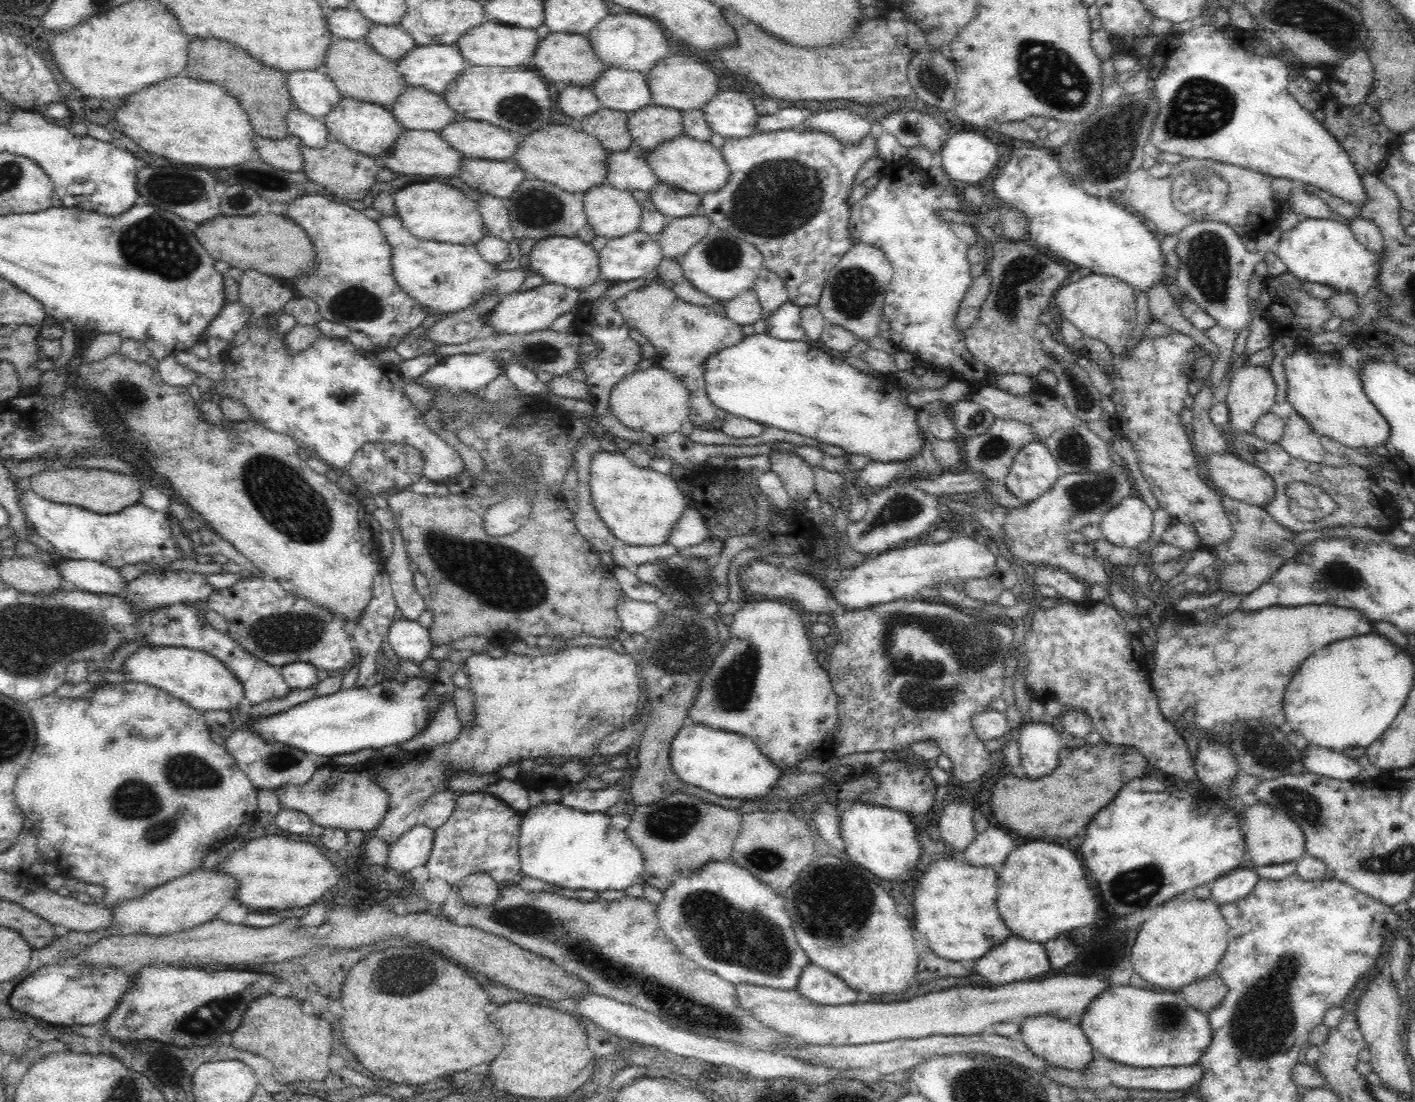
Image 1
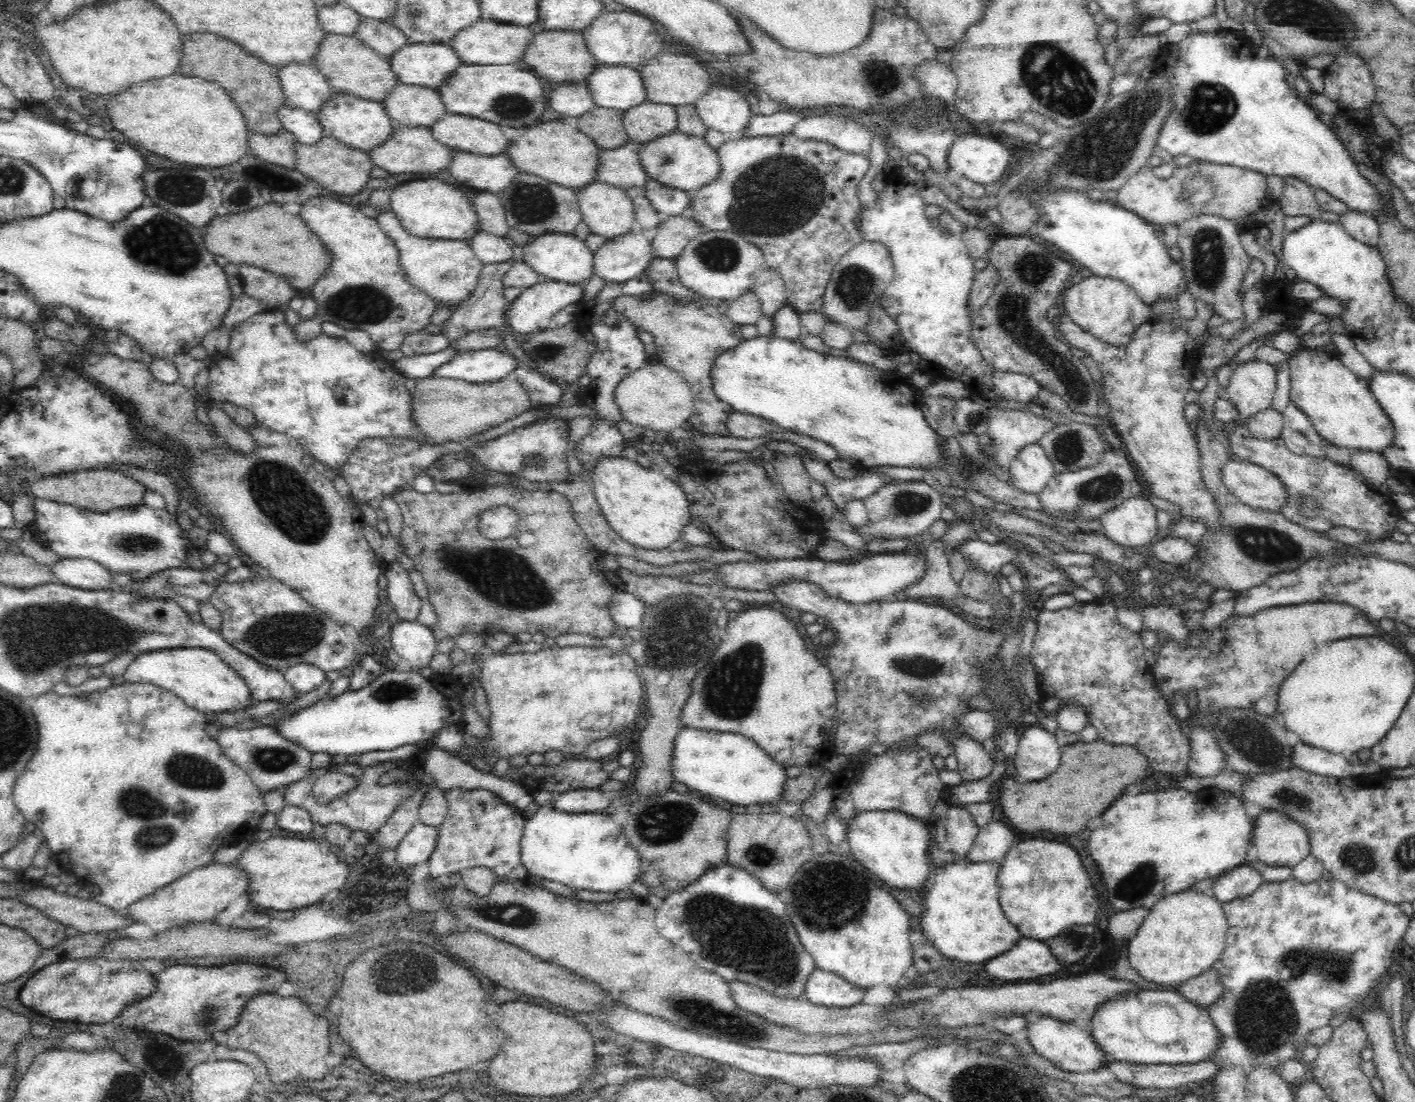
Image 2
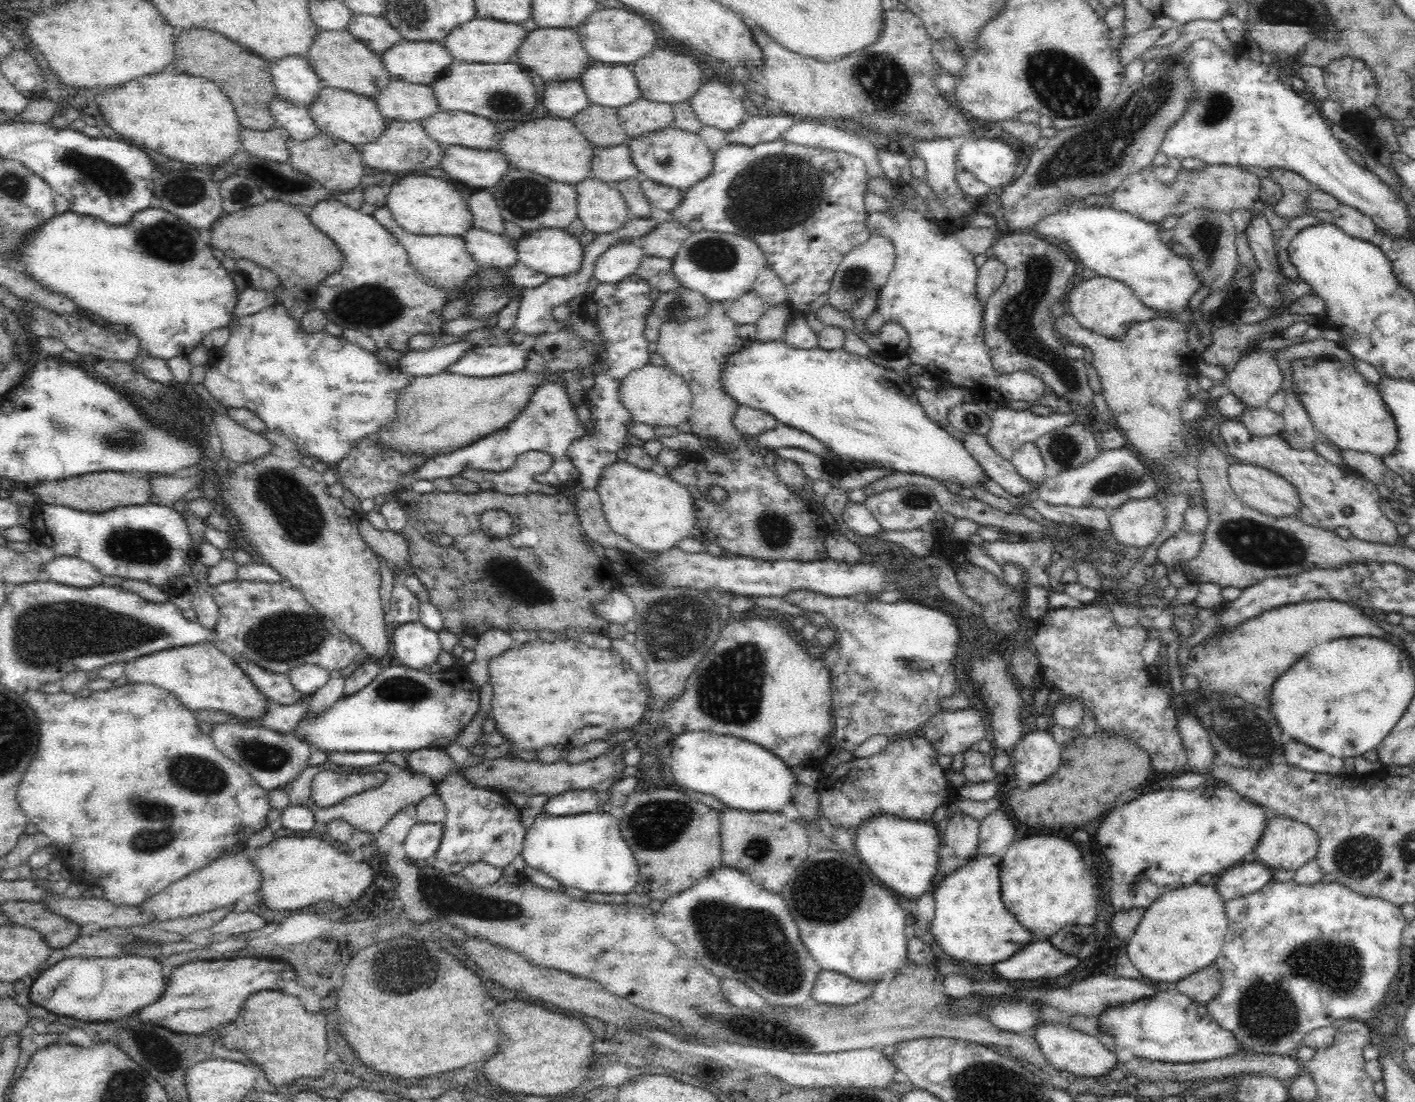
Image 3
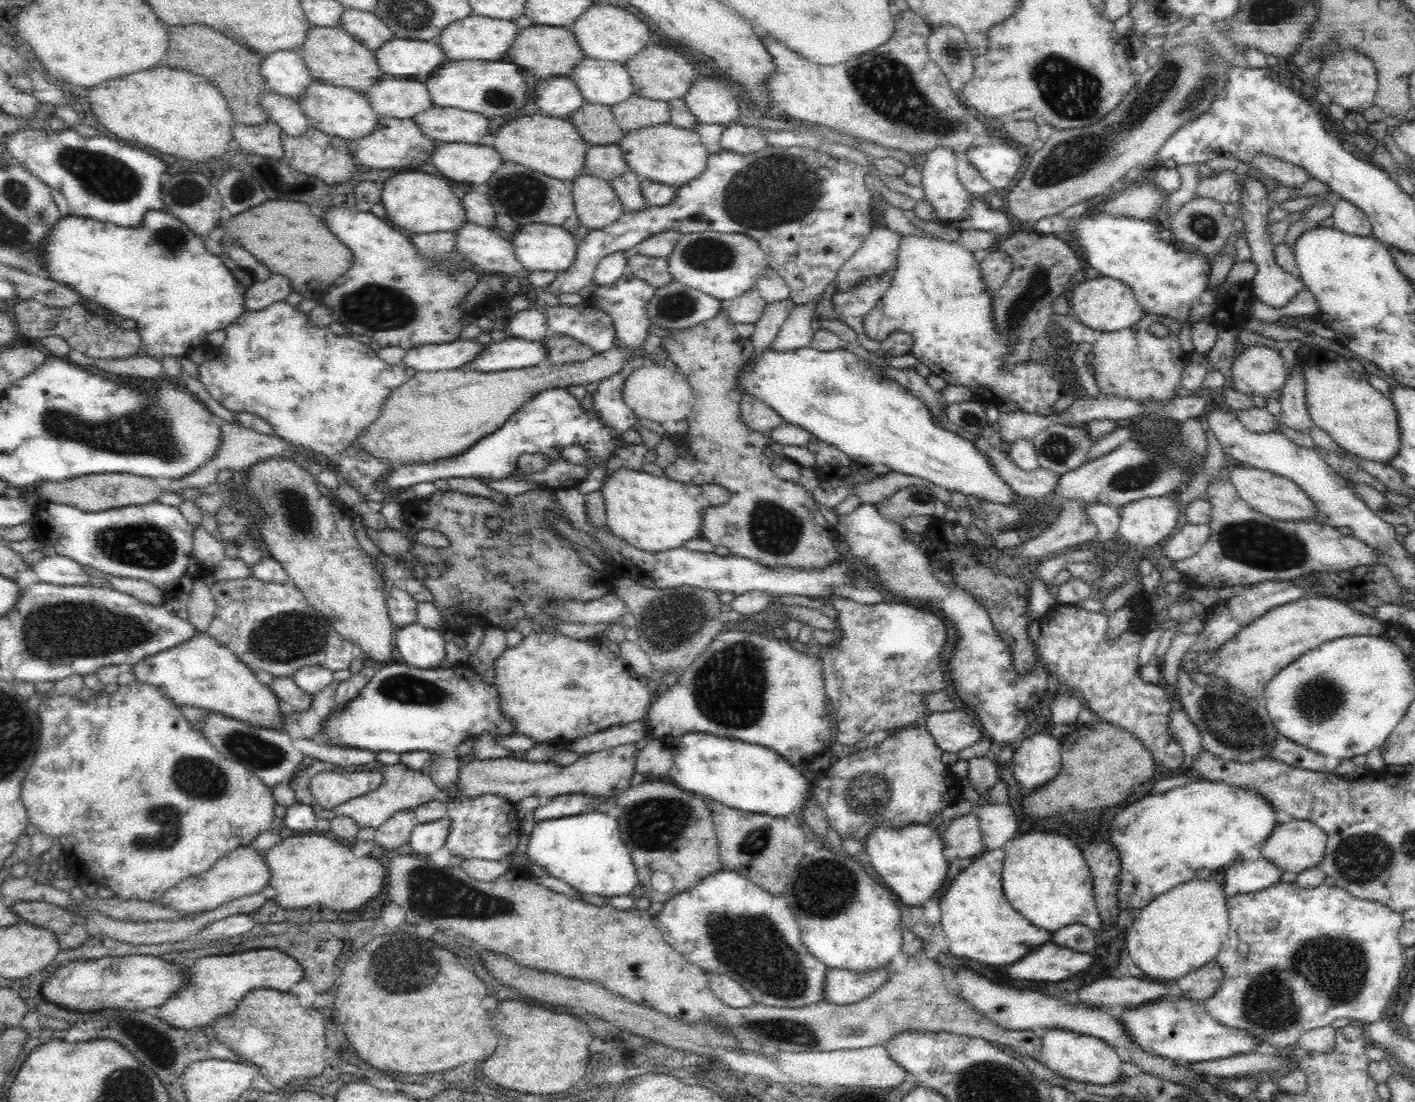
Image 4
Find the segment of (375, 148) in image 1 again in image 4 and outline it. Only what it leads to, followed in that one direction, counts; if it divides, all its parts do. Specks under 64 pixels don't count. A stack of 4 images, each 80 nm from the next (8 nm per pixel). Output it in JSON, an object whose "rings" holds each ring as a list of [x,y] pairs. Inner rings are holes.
{"rings":[[[314,79],[303,92],[300,100],[302,113],[306,115],[310,127],[345,141],[360,140],[367,137],[379,126],[380,116],[372,109],[370,100],[364,94],[343,86],[332,86]]]}

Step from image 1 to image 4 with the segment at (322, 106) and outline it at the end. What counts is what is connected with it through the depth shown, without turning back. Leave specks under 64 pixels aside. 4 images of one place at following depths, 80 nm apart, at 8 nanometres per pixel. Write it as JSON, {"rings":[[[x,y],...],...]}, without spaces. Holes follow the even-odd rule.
{"rings":[[[298,47],[294,50],[273,52],[263,57],[260,72],[265,78],[265,86],[268,89],[274,90],[282,96],[300,100],[303,92],[314,80],[311,72],[308,70],[308,67],[304,62],[304,59],[302,58],[301,51],[302,47]]]}

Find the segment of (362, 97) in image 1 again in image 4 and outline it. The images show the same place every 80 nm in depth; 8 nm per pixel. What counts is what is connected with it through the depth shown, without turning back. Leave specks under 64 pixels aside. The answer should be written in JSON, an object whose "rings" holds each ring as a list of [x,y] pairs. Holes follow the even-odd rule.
{"rings":[[[341,26],[310,27],[303,42],[301,55],[314,79],[332,86],[343,86],[361,94],[366,94],[384,74],[376,60],[375,51],[368,50]]]}

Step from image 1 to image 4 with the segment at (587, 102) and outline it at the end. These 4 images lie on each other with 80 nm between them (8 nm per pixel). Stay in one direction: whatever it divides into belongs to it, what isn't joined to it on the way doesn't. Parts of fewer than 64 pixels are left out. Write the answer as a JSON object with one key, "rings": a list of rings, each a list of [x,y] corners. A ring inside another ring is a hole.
{"rings":[[[569,76],[537,80],[534,100],[542,114],[565,119],[586,103],[578,85]]]}

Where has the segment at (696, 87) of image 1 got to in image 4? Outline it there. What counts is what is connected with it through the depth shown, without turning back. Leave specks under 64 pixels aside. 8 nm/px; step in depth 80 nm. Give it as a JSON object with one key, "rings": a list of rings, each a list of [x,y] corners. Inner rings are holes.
{"rings":[[[649,44],[624,65],[632,77],[635,94],[648,100],[670,102],[670,100],[684,99],[690,88],[694,86],[694,82],[701,76],[696,67],[684,56],[656,44]]]}

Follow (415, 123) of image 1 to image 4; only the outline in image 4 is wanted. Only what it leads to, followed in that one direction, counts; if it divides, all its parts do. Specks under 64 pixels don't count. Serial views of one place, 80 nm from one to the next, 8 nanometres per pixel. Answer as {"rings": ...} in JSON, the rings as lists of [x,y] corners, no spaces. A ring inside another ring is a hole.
{"rings":[[[386,73],[364,95],[380,117],[413,119],[434,106],[425,83]]]}

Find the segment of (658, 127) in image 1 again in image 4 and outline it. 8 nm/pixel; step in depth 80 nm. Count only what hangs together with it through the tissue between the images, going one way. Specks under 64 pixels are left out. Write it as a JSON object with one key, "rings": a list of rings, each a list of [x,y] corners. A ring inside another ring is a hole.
{"rings":[[[638,95],[630,97],[628,102],[616,104],[611,108],[615,121],[626,133],[666,124],[671,117],[668,102],[648,100]]]}

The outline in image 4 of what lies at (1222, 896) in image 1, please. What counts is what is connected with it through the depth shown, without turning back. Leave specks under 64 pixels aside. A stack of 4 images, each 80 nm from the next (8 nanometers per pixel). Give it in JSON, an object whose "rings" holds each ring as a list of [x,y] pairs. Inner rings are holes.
{"rings":[[[1264,858],[1234,861],[1224,872],[1222,890],[1226,898],[1264,890],[1280,880],[1280,869]]]}

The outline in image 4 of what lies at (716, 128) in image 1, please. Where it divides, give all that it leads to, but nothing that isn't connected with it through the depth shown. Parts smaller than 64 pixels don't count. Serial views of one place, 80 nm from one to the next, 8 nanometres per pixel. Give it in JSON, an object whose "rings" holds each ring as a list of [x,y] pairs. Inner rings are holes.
{"rings":[[[700,76],[684,100],[698,123],[726,128],[742,117],[737,98],[724,82],[715,78]]]}

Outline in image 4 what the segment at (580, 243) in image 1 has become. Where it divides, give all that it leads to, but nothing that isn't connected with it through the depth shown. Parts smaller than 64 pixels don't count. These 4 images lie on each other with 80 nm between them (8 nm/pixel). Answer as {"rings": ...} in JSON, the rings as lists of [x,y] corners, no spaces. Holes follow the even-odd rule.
{"rings":[[[528,223],[525,225],[519,225],[518,230],[513,232],[511,243],[513,244],[517,259],[522,263],[522,266],[524,266],[526,270],[550,271],[558,274],[559,272],[568,270],[572,266],[572,263],[576,258],[578,242],[575,239],[575,235],[568,232],[563,226]]]}

